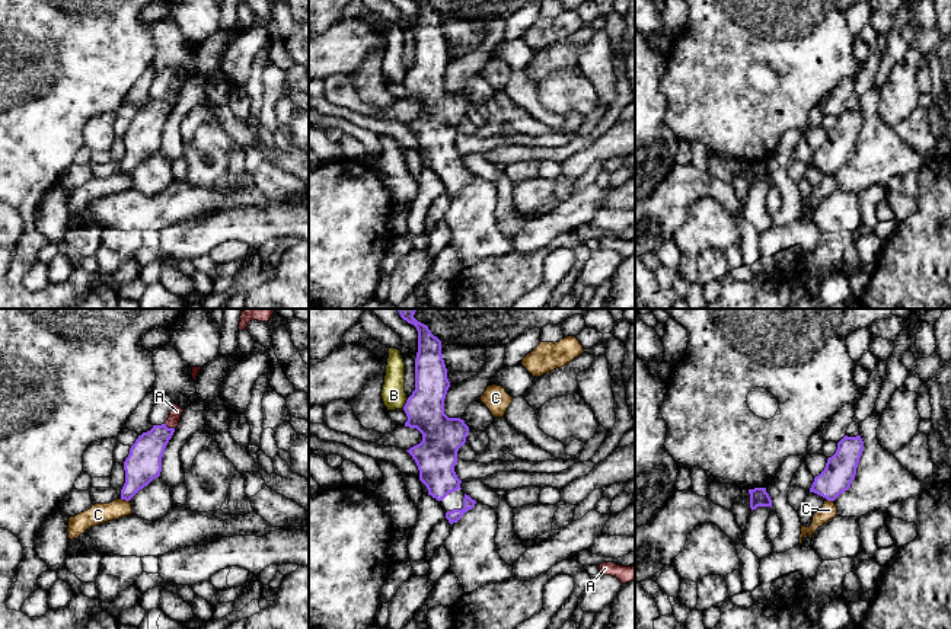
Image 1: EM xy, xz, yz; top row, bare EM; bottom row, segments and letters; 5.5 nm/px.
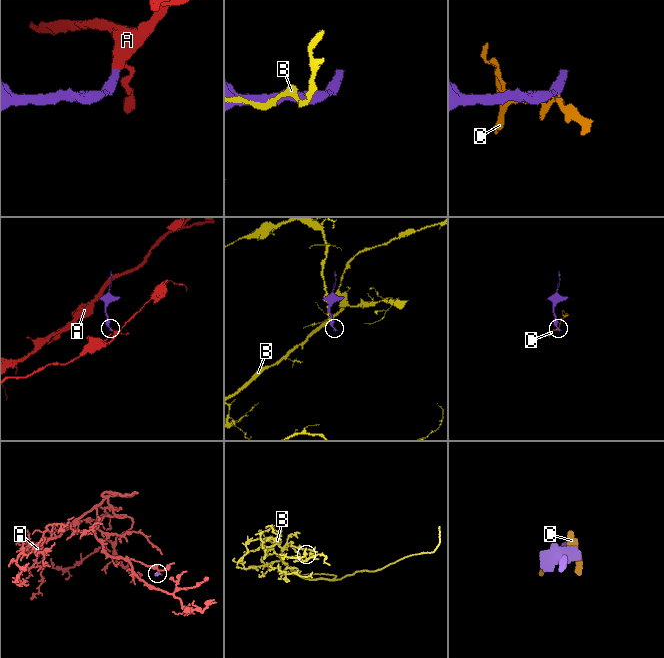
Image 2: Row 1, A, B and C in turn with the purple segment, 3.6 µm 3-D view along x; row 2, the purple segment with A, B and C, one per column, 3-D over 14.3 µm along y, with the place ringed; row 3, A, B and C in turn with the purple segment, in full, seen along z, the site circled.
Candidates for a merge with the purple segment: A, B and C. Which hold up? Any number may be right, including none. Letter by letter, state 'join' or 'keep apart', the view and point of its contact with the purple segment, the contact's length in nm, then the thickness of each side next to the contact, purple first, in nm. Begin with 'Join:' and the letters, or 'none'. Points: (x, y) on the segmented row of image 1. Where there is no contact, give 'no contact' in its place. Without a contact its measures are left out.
Join: A
A: join; meets purple in xy at (171, 428); contact 70 nm long; 190 nm thick on the purple side, 70 nm on the other
B: keep apart; meets purple in xz at (405, 404); contact 70 nm long; 220 nm thick on the purple side, 130 nm on the other
C: keep apart; meets purple in xy at (125, 500); contact 50 nm long; 200 nm thick on the purple side, 110 nm on the other

